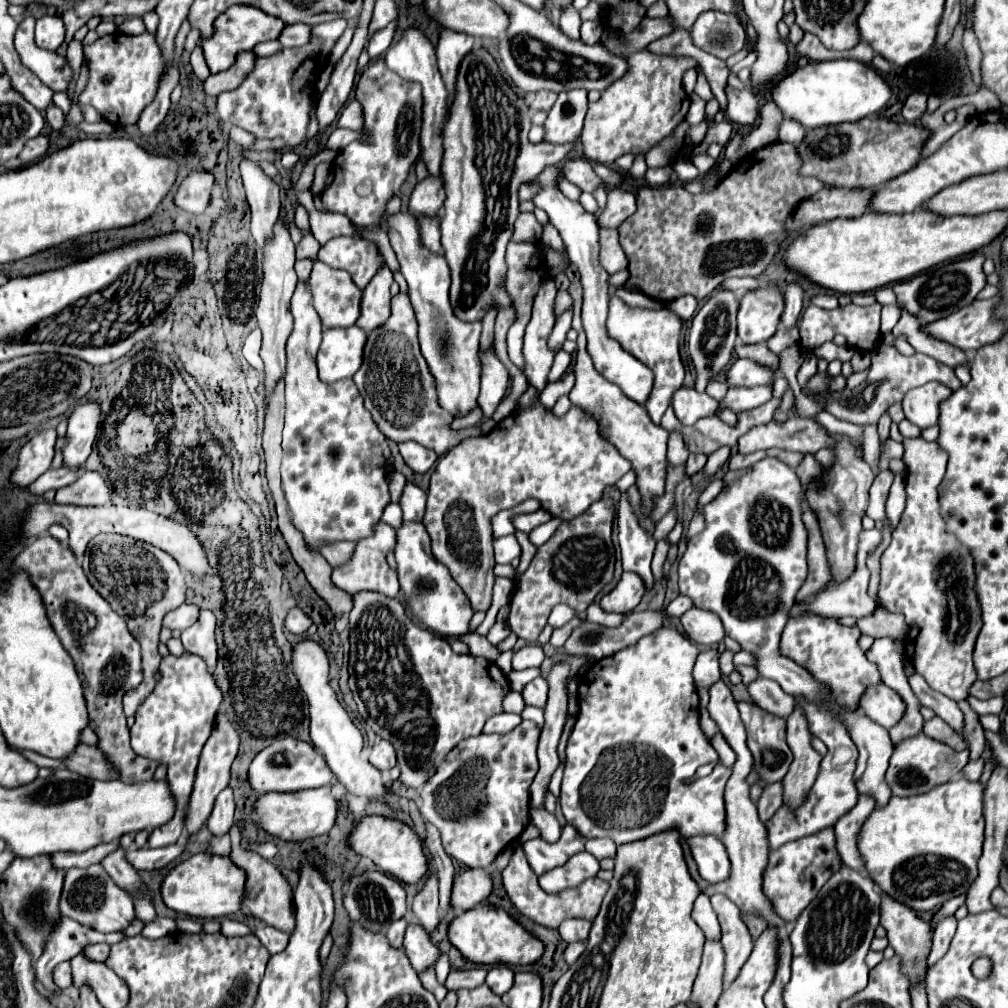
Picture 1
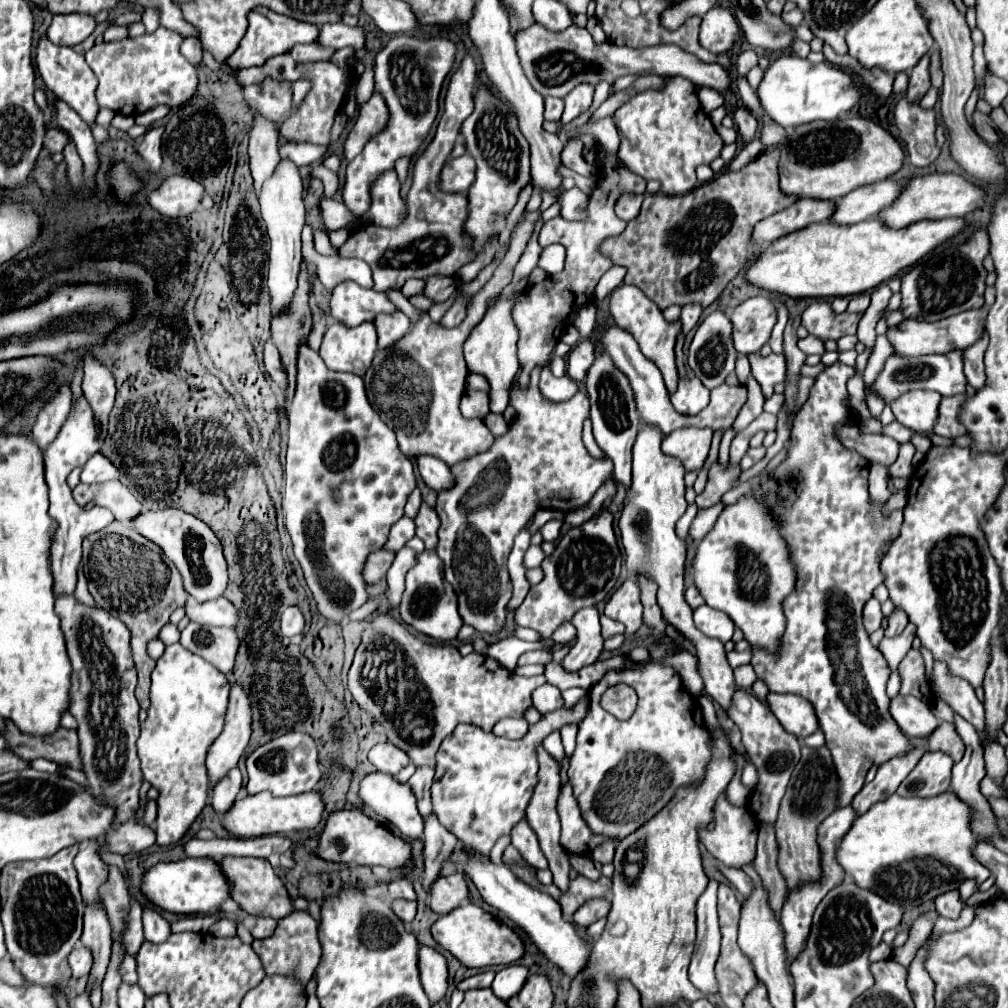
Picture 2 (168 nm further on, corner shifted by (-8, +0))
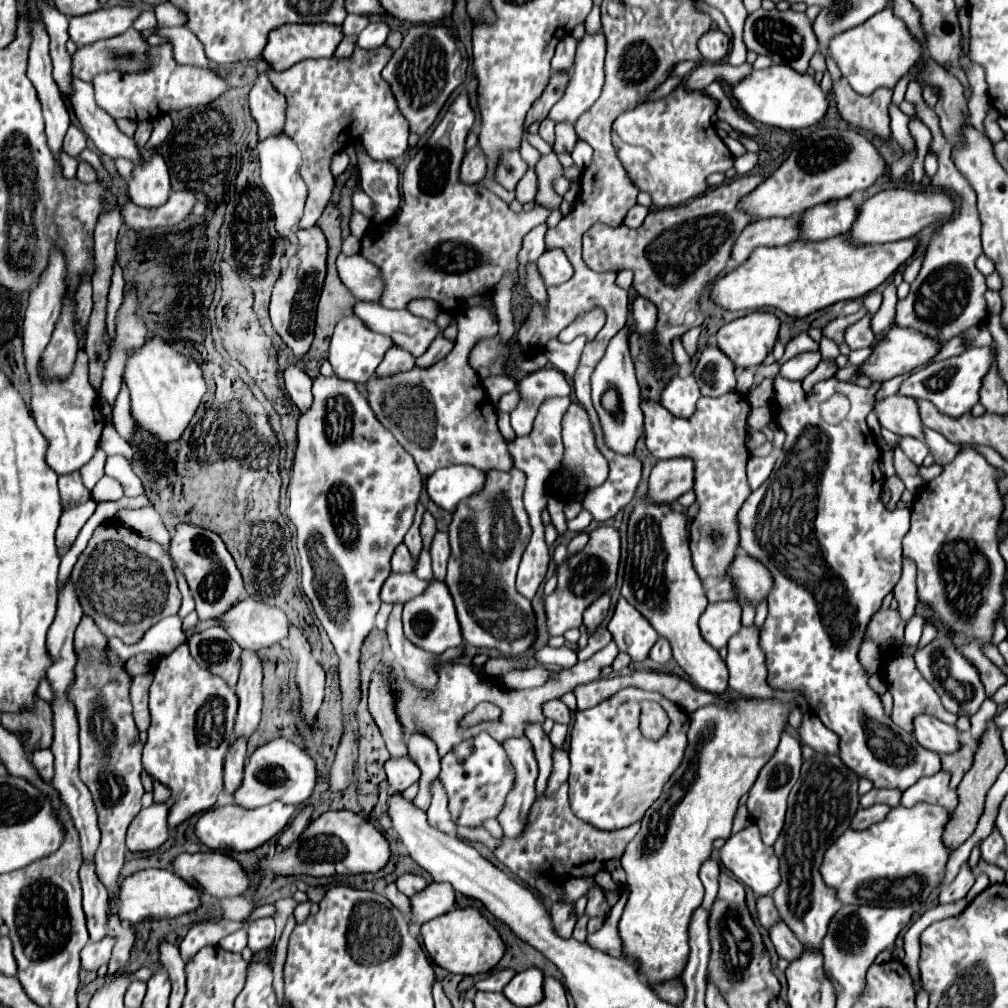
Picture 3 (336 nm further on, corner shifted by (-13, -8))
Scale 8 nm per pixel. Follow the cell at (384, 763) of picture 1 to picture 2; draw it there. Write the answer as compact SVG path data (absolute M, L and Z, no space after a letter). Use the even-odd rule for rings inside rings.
M390 742L376 744L376 746L370 750L368 760L370 760L380 772L386 772L386 774L392 774L392 776L396 776L404 766L410 764L406 752L402 752L400 748L396 748L396 746L390 744Z

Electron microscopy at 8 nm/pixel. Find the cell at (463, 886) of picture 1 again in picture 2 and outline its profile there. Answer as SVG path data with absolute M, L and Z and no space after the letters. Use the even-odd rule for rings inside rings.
M460 872L438 876L428 890L428 906L436 914L446 914L464 902L468 902L468 888Z

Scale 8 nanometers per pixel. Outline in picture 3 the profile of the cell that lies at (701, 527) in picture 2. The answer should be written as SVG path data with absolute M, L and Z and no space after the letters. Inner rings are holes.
M775 378L775 420L779 422L779 426L787 432L787 440L783 444L783 452L777 458L773 476L769 476L769 480L765 480L765 484L761 484L761 488L757 488L743 504L743 508L737 514L739 520L739 538L741 538L741 548L745 552L749 552L751 556L757 556L757 560L761 560L775 578L775 588L769 596L769 614L767 620L761 628L761 650L765 652L765 662L767 662L767 670L769 670L769 686L775 690L797 690L807 704L811 706L811 710L819 716L819 720L833 730L839 736L839 758L843 760L843 764L853 770L859 778L867 778L871 780L877 788L907 788L911 784L915 784L919 778L923 776L933 776L941 770L941 762L939 762L939 754L925 750L923 746L917 744L917 740L913 738L913 734L905 732L905 730L893 730L893 720L887 716L881 696L869 686L869 672L861 666L859 662L859 648L863 644L865 638L865 630L867 624L871 620L871 616L881 608L883 598L893 592L897 580L901 578L901 540L903 536L909 532L909 510L893 510L889 512L885 508L885 504L881 502L881 490L885 484L885 476L879 470L879 458L881 452L877 448L875 436L869 430L865 418L867 414L873 410L873 402L875 402L875 394L879 390L879 382L873 382L869 388L857 386L857 384L849 384L849 382L841 382L835 378L823 380L813 388L813 394L809 398L805 398L805 392L801 385L801 381L785 380L785 378ZM833 394L843 394L849 400L829 400Z

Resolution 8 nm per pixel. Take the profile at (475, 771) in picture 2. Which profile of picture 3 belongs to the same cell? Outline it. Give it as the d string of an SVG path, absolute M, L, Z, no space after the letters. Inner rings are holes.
M487 732L459 742L449 754L441 758L441 786L449 796L451 820L461 826L481 828L485 820L497 818L505 806L507 794L515 786L515 768L505 756L503 746Z

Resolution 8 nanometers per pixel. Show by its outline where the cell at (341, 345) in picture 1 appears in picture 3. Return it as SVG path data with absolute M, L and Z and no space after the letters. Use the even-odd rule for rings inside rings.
M349 316L349 318L339 320L339 324L335 326L331 346L329 346L329 362L331 362L337 378L365 384L369 378L373 378L377 366L381 364L381 360L391 344L393 342L389 340L389 336L371 332L369 328L365 328L365 324L361 324L361 320L357 316Z

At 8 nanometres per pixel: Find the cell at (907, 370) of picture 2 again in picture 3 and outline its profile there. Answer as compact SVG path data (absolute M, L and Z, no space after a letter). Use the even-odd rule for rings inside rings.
M985 346L985 348L969 348L959 356L933 362L927 368L911 374L907 380L903 380L903 384L899 388L899 394L901 396L911 396L915 400L929 400L943 414L961 416L963 412L969 412L971 406L979 400L977 392L981 388L981 376L985 376L985 372L989 368L989 360L991 360L989 346Z

